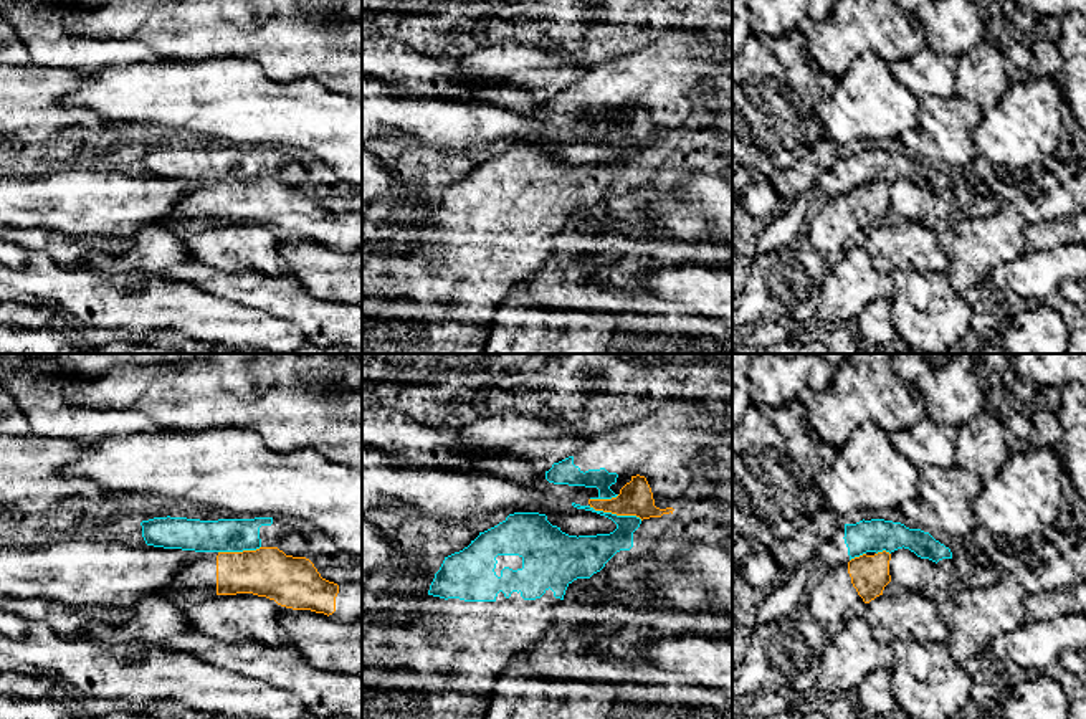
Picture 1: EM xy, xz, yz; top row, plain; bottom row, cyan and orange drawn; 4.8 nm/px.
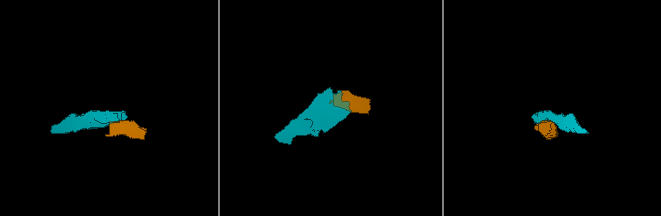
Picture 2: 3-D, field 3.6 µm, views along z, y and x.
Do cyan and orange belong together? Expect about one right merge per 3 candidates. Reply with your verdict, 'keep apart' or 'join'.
keep apart

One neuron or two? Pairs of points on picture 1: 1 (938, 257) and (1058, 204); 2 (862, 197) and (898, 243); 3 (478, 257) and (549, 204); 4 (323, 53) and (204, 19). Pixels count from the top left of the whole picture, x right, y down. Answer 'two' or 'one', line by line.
1: two
2: two
3: one
4: one

